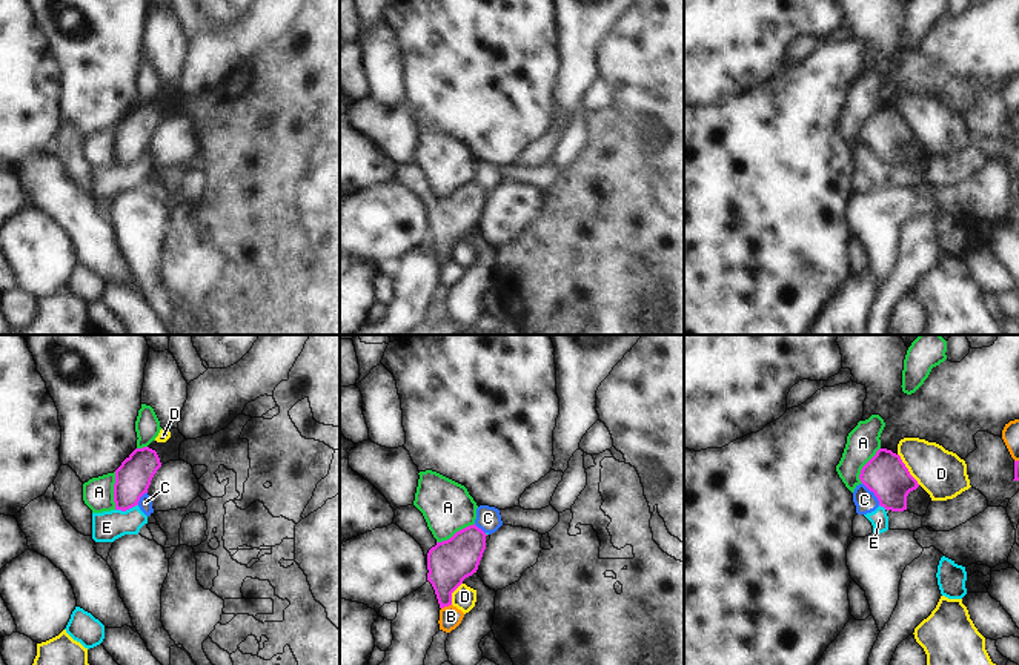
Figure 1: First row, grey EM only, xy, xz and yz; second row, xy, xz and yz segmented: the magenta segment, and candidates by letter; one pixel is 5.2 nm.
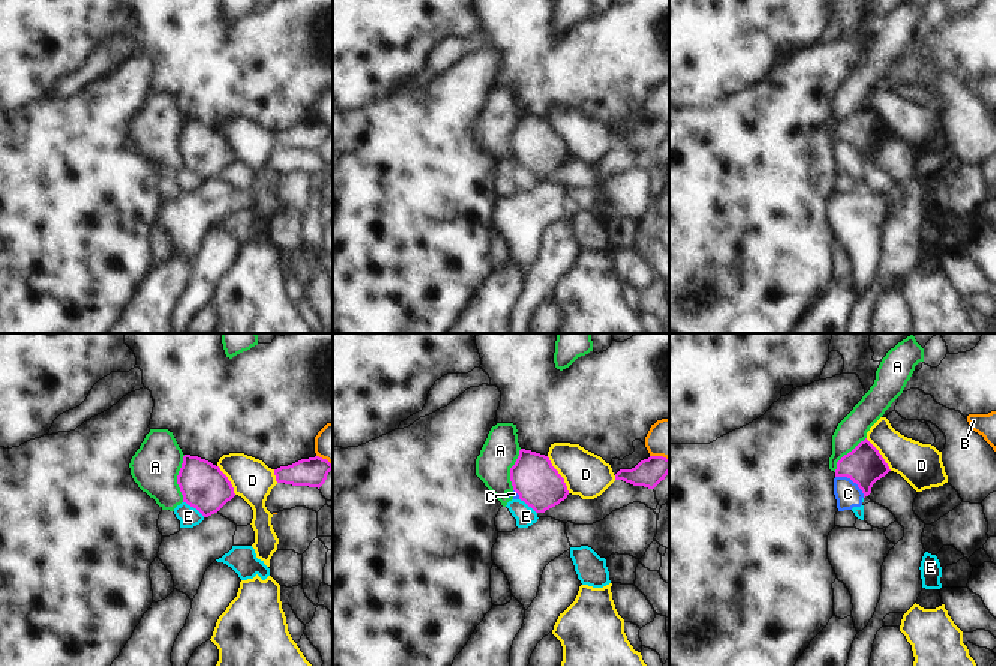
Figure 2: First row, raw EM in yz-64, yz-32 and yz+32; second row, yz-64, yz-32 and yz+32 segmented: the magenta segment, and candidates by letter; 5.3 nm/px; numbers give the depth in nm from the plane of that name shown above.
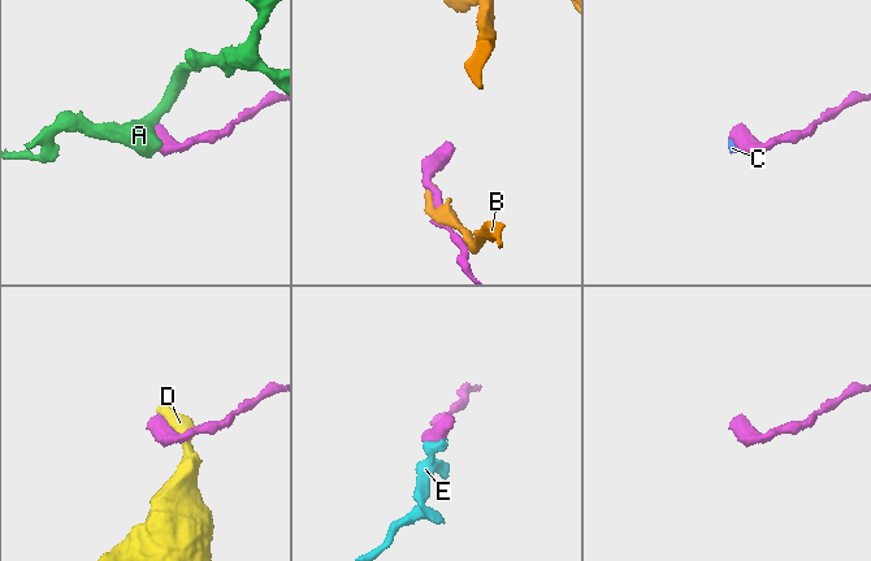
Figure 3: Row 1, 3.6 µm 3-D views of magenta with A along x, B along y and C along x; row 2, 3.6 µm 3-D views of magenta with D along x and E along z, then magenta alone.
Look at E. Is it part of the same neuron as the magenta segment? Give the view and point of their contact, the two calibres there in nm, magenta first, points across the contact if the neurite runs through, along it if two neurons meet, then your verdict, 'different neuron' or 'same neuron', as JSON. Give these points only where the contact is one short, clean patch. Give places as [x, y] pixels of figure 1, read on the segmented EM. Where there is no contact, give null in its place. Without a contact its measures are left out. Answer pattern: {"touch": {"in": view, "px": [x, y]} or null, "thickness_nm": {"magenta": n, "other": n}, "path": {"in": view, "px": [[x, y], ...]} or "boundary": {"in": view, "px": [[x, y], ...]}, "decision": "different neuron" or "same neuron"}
{"touch": {"in": "xy", "px": [126, 509]}, "thickness_nm": {"magenta": 190, "other": 160}, "boundary": {"in": "xy", "px": [[137, 504], [125, 510], [116, 510]]}, "decision": "different neuron"}

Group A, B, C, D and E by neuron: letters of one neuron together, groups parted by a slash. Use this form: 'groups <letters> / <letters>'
groups A / B / C E / D

